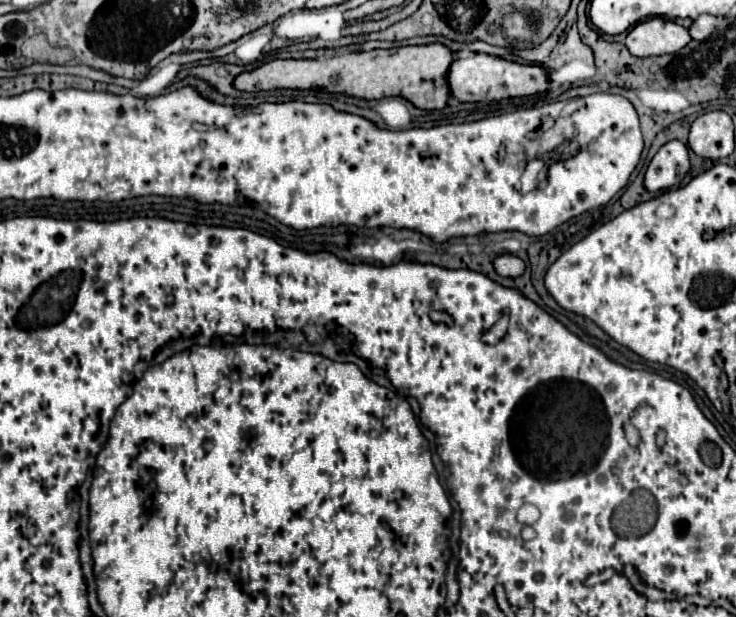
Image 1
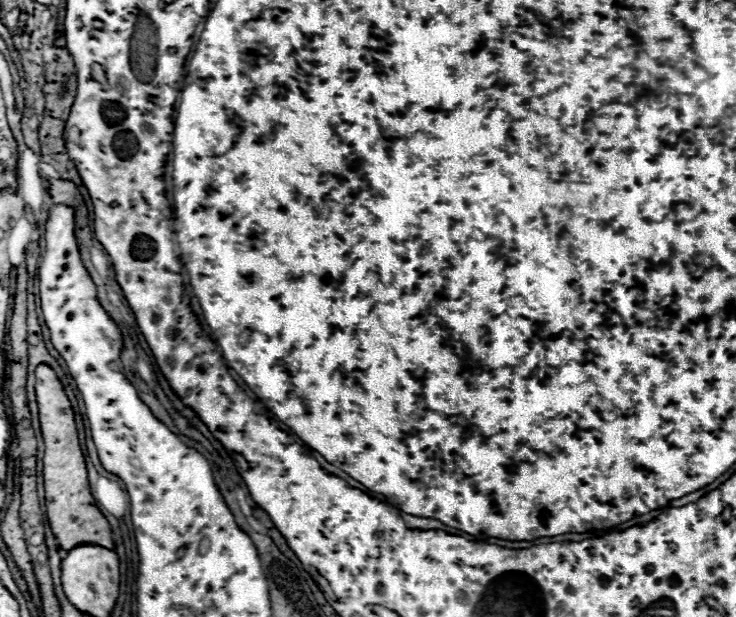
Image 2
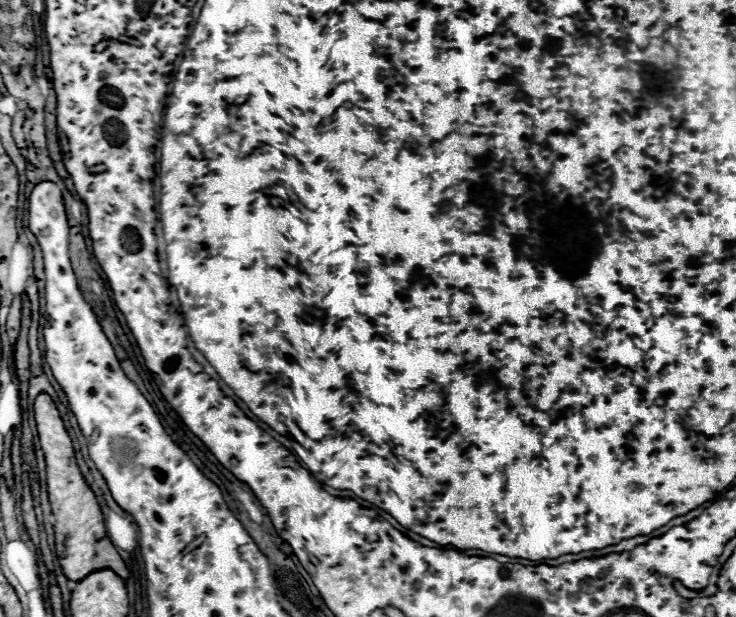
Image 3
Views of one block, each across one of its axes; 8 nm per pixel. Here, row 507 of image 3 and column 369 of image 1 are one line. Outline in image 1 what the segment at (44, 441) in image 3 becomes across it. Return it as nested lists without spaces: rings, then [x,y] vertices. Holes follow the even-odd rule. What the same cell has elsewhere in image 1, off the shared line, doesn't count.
[[[444,44],[352,52],[328,60],[272,60],[254,68],[252,72],[236,76],[234,86],[244,92],[272,88],[322,88],[326,92],[348,94],[366,100],[402,96],[410,100],[416,108],[442,110],[452,98],[448,84],[448,72],[452,62],[454,52]]]

